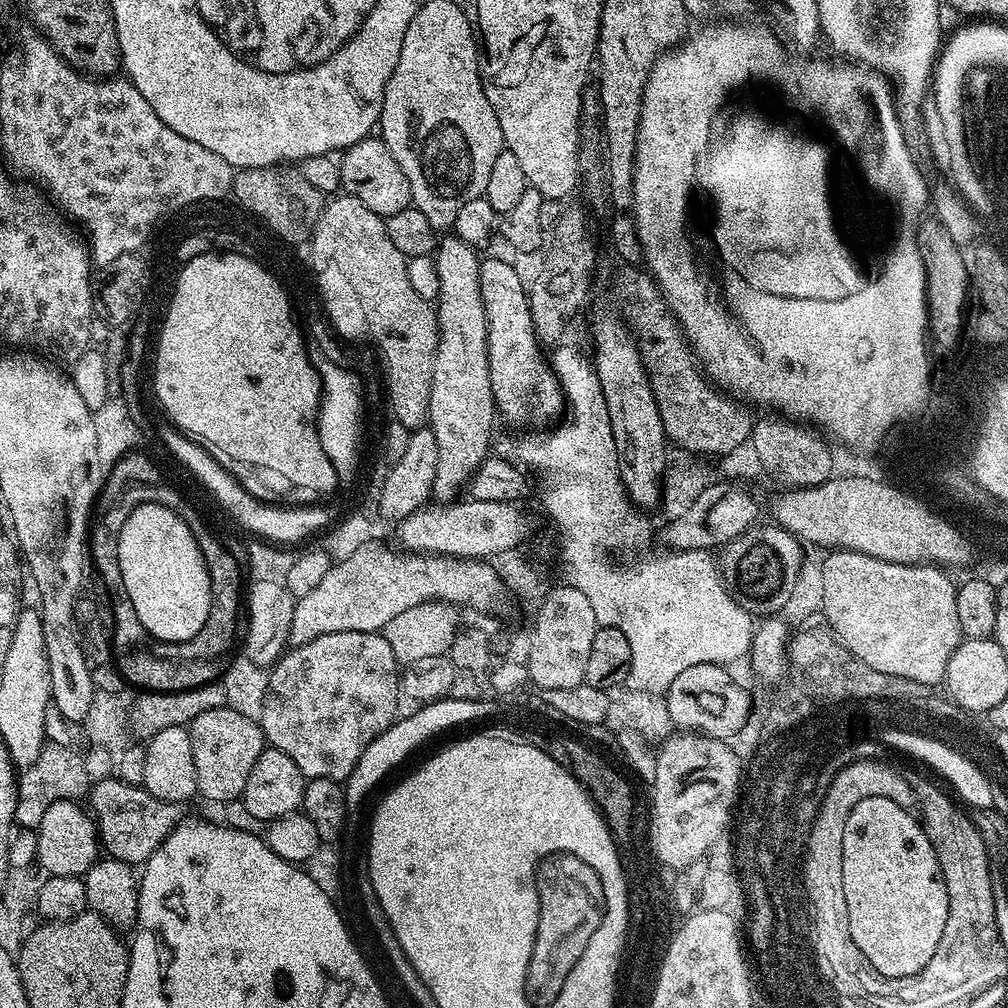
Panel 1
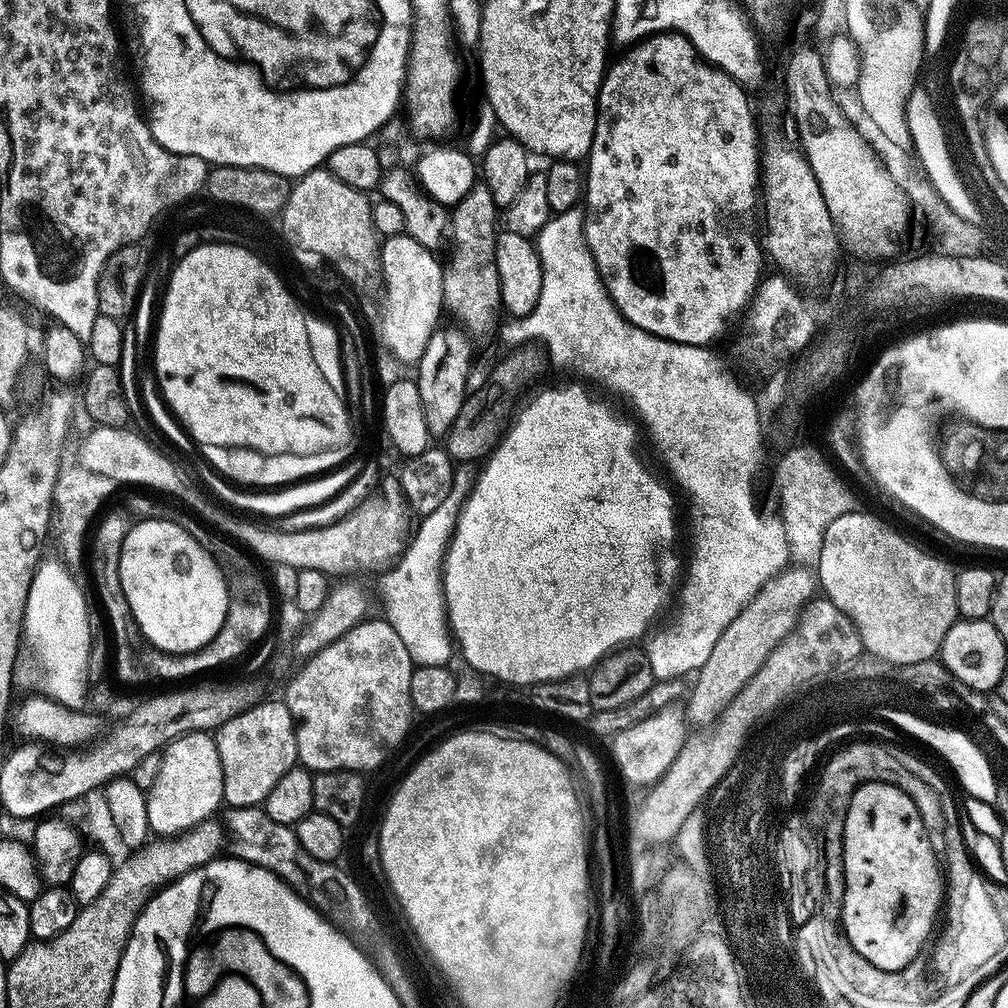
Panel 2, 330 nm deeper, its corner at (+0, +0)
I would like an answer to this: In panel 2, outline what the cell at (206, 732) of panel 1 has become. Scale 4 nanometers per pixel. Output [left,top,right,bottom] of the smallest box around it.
[210,702,291,804]

